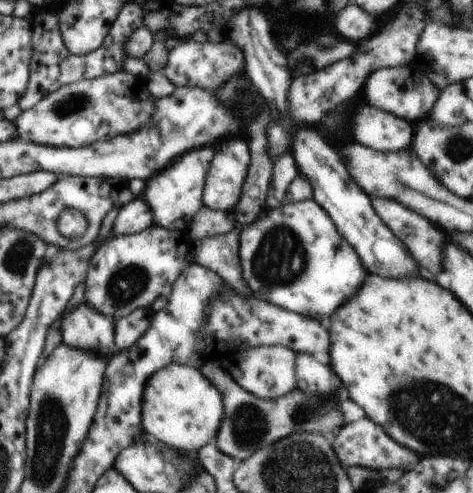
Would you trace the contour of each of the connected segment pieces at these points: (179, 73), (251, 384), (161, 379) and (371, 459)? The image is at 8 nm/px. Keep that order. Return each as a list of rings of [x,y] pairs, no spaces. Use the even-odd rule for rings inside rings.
[[[181,42],[168,55],[165,74],[176,86],[200,86],[214,90],[236,74],[244,72],[244,54],[234,42]]]
[[[262,345],[249,348],[242,355],[242,360],[238,360],[238,364],[233,366],[232,378],[250,394],[258,398],[274,400],[298,388],[296,357],[296,354],[286,346]]]
[[[170,364],[152,374],[152,380],[148,380],[144,388],[142,404],[144,432],[178,451],[196,452],[208,444],[216,436],[224,416],[221,392],[200,374],[200,370],[182,364]]]
[[[367,416],[342,425],[332,446],[346,470],[350,467],[362,467],[373,471],[399,469],[406,472],[416,468],[422,458],[418,453],[397,443],[379,424]]]

